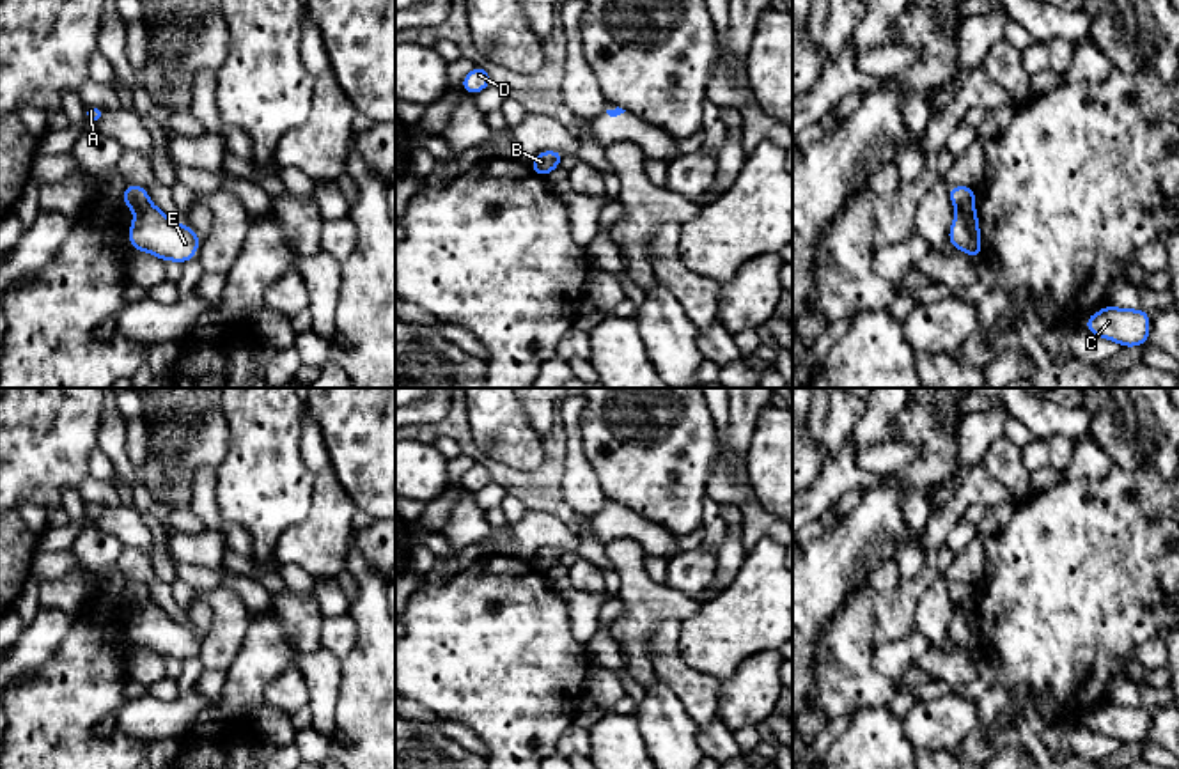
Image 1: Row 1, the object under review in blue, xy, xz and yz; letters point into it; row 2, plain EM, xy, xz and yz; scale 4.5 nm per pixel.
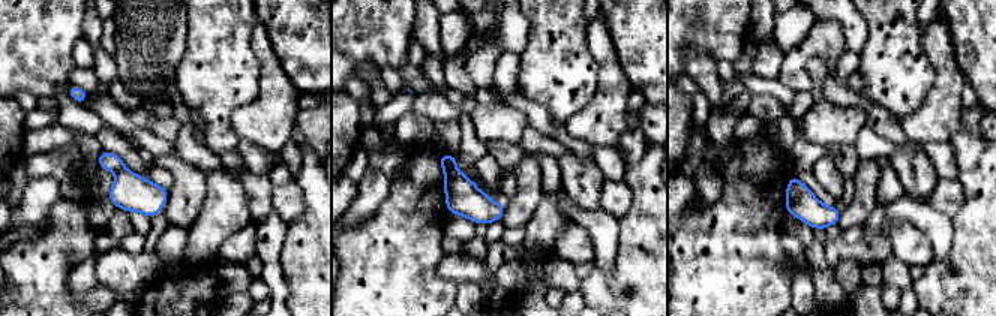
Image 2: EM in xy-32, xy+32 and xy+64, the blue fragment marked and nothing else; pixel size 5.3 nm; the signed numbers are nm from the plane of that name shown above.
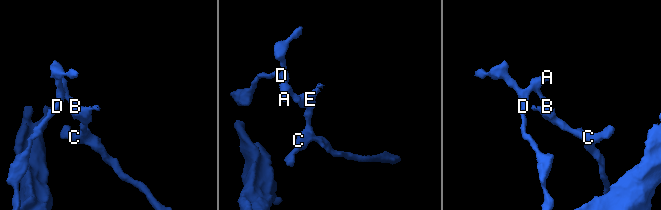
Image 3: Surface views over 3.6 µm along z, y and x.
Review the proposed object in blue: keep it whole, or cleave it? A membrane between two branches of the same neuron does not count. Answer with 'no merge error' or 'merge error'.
merge error

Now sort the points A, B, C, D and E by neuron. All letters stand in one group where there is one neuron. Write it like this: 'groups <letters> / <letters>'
groups A D / B C E

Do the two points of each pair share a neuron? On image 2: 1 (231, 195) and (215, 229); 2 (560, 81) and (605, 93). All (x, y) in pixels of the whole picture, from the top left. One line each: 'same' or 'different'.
1: same
2: different

